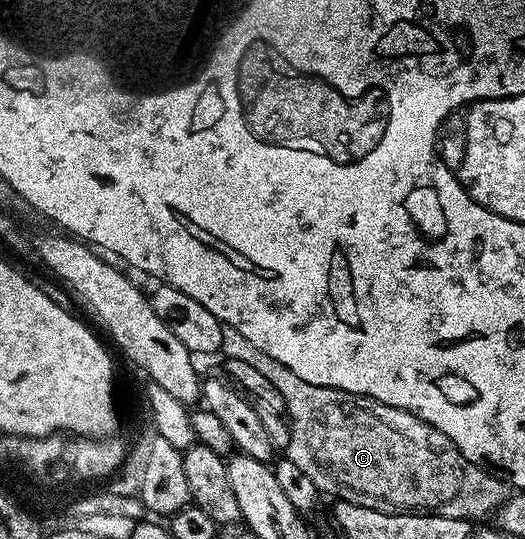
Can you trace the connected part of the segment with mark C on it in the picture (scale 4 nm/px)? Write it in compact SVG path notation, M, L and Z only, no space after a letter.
M223 325L220 353L225 358L243 360L253 365L262 376L271 380L271 384L275 384L279 396L283 396L289 424L287 457L311 478L322 495L330 494L330 499L359 504L363 508L375 508L379 512L434 514L470 520L487 517L505 501L507 486L496 473L467 460L467 456L455 448L450 438L419 420L417 415L362 394L348 394L319 384L307 384L307 380L299 380L291 368L283 368L283 364L279 364L279 360L271 360L267 352L259 352L251 340L230 326Z

